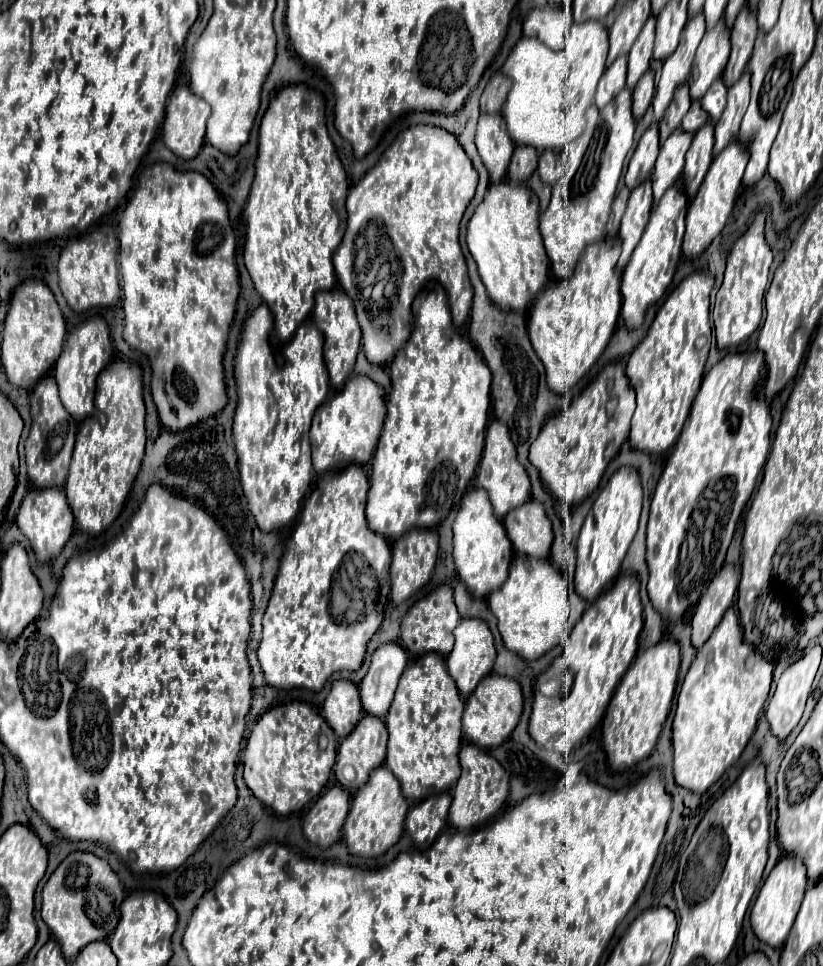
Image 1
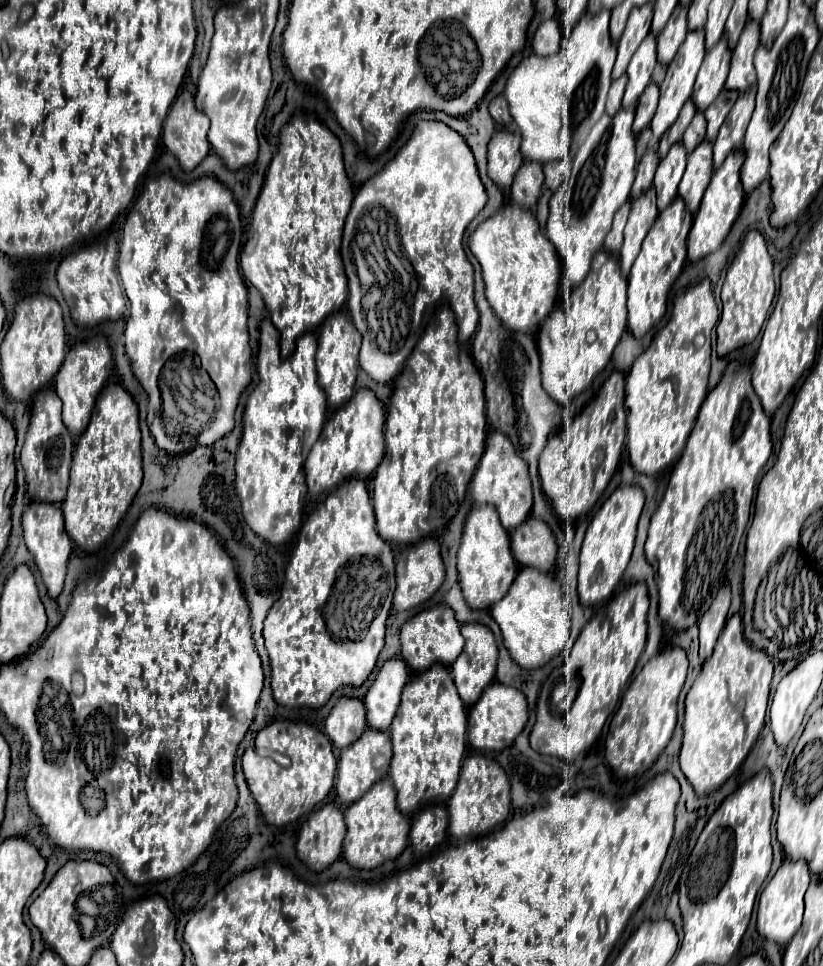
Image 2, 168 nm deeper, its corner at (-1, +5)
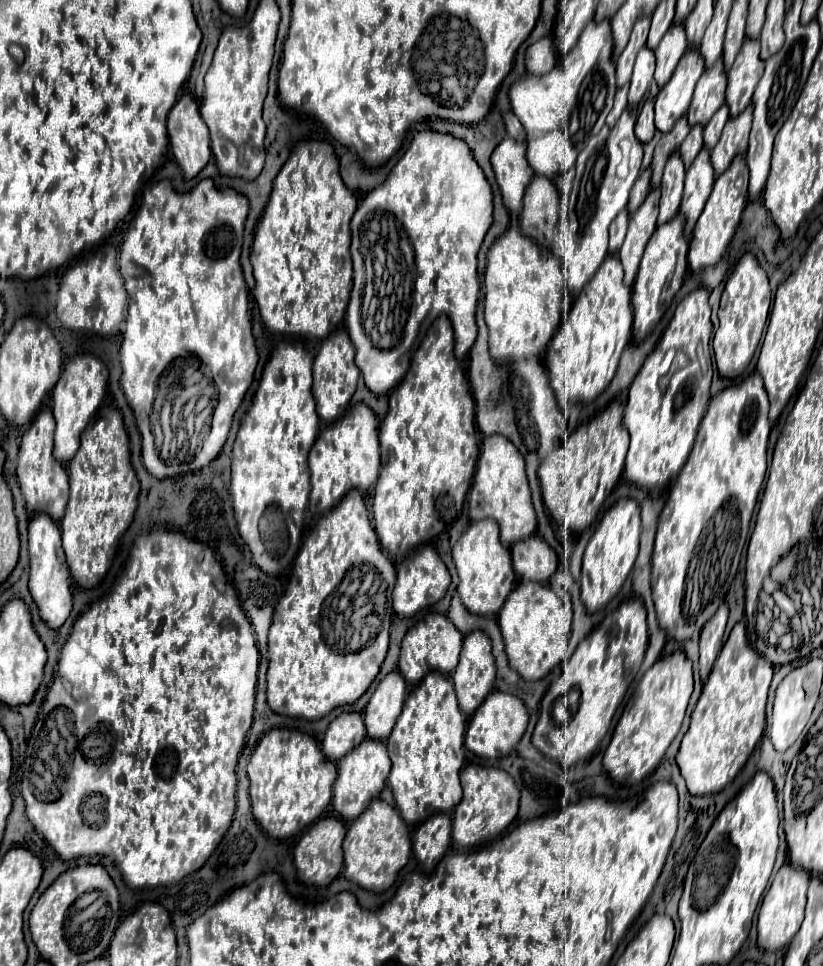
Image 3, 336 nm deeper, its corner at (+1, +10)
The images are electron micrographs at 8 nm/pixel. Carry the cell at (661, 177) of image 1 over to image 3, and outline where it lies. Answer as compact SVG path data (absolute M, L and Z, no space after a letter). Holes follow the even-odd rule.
M678 152L670 156L670 162L664 168L662 176L662 198L660 198L660 216L658 224L664 224L672 220L678 214L680 200L682 200L682 188L684 188L684 162Z

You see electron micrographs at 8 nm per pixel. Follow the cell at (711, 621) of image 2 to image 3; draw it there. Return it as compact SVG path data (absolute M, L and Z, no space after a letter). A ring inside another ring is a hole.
M722 604L714 618L706 622L700 634L700 676L702 680L708 678L722 646L724 646L724 630L726 630L726 620L728 620L728 606Z

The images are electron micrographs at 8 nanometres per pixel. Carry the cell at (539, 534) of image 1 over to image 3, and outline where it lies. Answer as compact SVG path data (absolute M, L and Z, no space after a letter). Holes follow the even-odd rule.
M530 536L526 542L516 542L510 548L512 566L520 580L546 584L558 568L556 552L538 536Z

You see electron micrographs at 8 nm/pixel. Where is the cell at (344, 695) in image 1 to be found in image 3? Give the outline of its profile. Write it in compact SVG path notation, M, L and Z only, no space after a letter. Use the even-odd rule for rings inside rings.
M346 712L338 716L324 734L322 752L330 762L338 762L348 752L352 752L366 738L366 728L362 716L356 712Z

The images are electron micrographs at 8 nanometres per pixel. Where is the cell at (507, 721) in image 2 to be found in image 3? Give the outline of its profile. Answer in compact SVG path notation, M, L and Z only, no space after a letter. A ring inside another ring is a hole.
M494 690L490 692L490 698L486 698L486 702L482 702L482 706L470 716L464 744L470 752L474 752L480 758L508 756L524 736L526 726L528 726L528 710L524 702L512 694Z

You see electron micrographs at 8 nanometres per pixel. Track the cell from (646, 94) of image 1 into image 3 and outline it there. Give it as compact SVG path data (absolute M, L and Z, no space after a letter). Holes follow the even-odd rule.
M646 100L640 114L638 114L638 120L636 120L636 138L640 142L650 142L656 134L656 126L654 126L654 100Z

